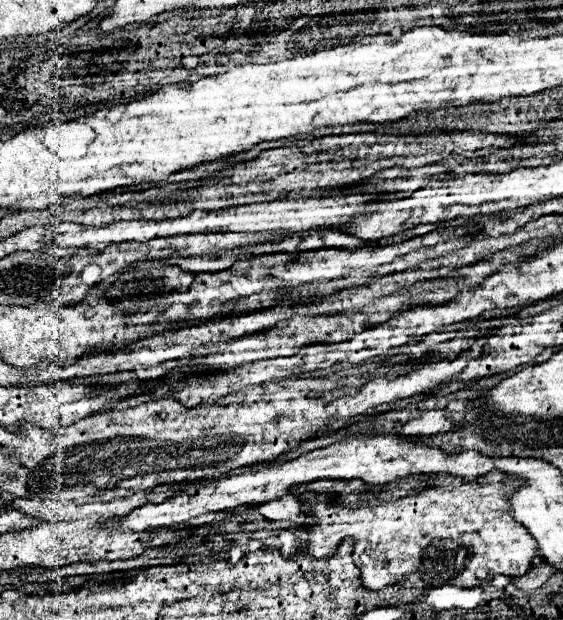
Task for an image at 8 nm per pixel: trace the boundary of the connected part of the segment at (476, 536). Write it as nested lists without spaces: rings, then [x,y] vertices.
[[[493,470],[472,482],[458,479],[449,474],[437,474],[430,485],[418,496],[406,496],[400,500],[392,500],[376,506],[362,508],[346,508],[344,504],[330,504],[330,496],[314,496],[308,492],[302,496],[302,506],[310,510],[314,518],[314,526],[306,526],[310,540],[304,544],[306,552],[314,558],[330,558],[332,552],[346,538],[354,538],[354,562],[362,570],[362,582],[370,590],[380,590],[384,586],[398,584],[406,580],[412,572],[422,570],[422,580],[432,586],[460,586],[460,588],[476,588],[490,582],[496,574],[504,574],[508,578],[524,576],[536,556],[538,546],[536,540],[528,534],[528,530],[518,524],[510,514],[510,494],[516,490],[516,478]]]

